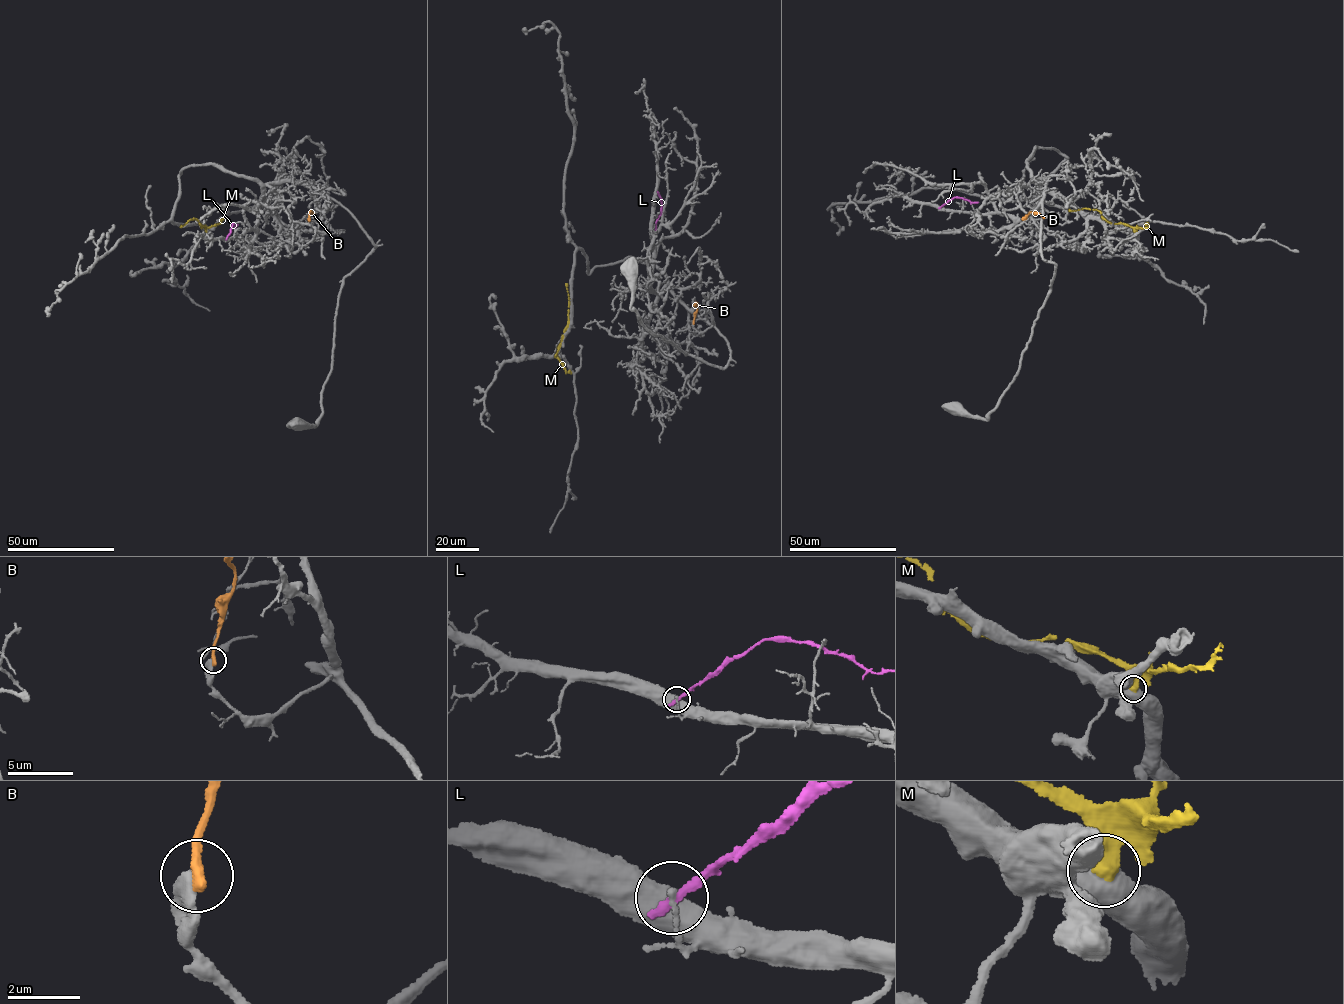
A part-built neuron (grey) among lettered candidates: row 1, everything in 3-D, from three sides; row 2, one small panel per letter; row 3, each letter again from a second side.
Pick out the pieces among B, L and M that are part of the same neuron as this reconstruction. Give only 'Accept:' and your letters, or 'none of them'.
Accept: none of them

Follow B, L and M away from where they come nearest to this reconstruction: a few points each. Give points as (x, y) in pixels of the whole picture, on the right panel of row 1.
B: (1043, 217), (1030, 212), (1021, 219)
L: (940, 207), (954, 197), (978, 202)
M: (1134, 231), (1122, 223), (1106, 221), (1098, 210), (1068, 210)

